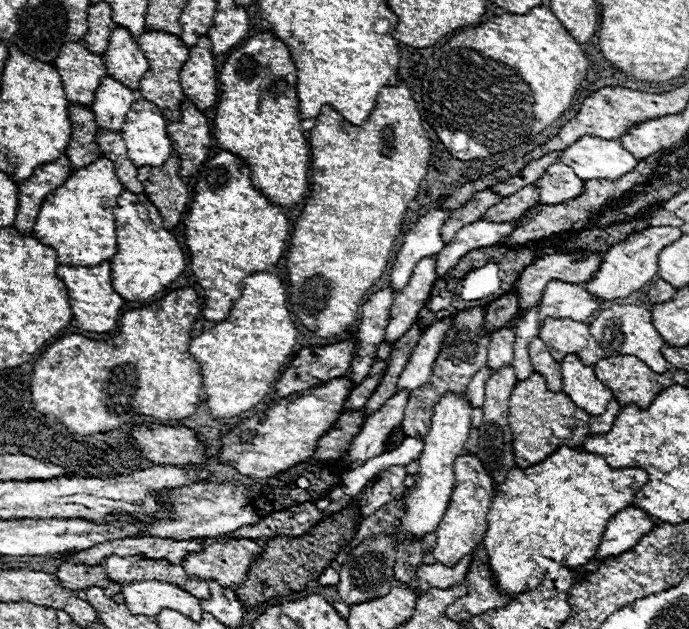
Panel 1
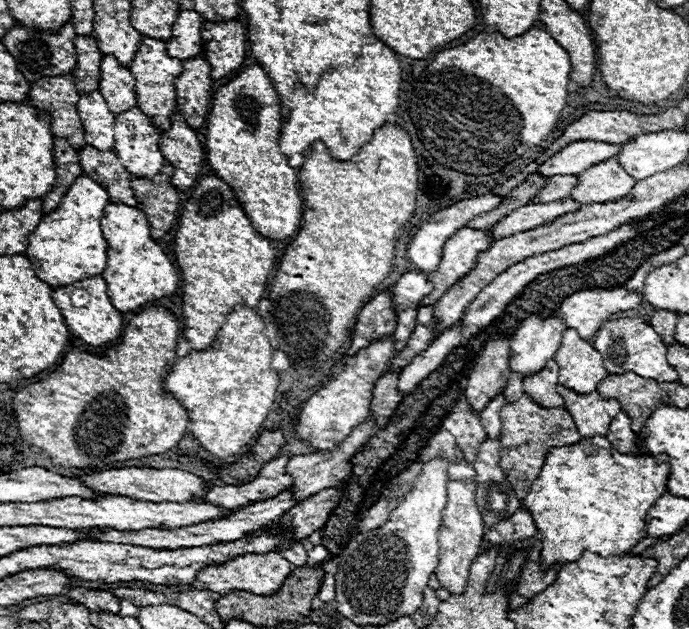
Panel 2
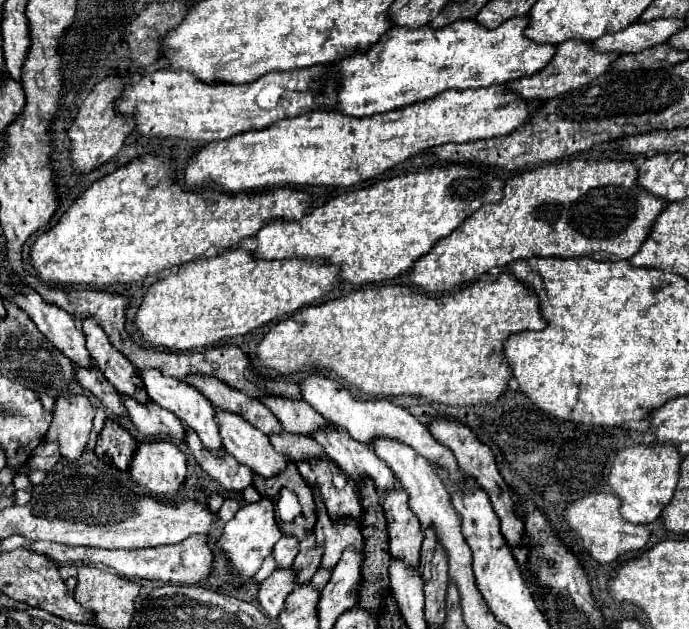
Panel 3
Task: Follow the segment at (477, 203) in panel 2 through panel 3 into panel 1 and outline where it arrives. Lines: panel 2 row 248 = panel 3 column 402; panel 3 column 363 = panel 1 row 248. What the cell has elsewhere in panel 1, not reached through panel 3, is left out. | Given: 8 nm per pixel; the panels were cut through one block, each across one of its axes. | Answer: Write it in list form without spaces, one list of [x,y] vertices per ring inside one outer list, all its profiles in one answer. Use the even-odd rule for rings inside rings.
[[[430,210],[426,216],[420,216],[418,222],[414,224],[412,230],[406,232],[404,242],[396,254],[392,272],[390,272],[390,284],[394,290],[402,290],[406,288],[410,276],[412,276],[412,268],[422,260],[422,258],[430,258],[436,256],[444,244],[440,238],[440,228],[444,224],[444,220],[448,218],[450,212],[442,212],[442,210]]]

